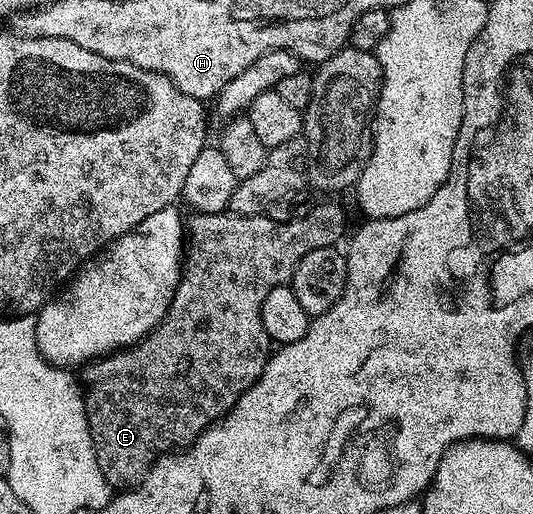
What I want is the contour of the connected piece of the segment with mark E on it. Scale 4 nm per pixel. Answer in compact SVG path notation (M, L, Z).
M319 201L313 208L308 212L308 216L300 216L296 220L288 220L287 222L277 222L276 220L272 220L271 218L266 217L265 214L235 214L233 212L223 212L221 214L200 214L195 213L193 215L194 219L189 219L188 222L188 241L184 246L184 261L182 263L182 279L178 282L178 287L176 288L176 292L172 296L172 300L168 304L168 308L166 309L166 314L163 316L158 322L158 326L150 331L149 334L146 335L145 338L140 342L134 343L133 346L128 346L120 350L114 351L113 354L103 354L83 365L81 367L82 370L82 378L80 374L80 382L84 387L84 413L86 419L88 420L88 428L90 429L90 435L92 436L92 444L96 448L96 460L100 464L100 472L104 472L104 480L108 480L108 484L112 488L129 488L131 486L138 485L140 479L145 475L146 471L150 469L151 466L154 465L155 462L158 461L159 458L164 454L168 454L171 452L177 452L187 446L190 445L191 442L195 442L197 438L203 434L203 432L209 428L209 426L213 426L215 422L218 421L219 418L225 416L225 414L230 411L234 405L236 404L236 400L240 400L240 396L242 393L248 388L252 388L252 384L254 381L258 379L258 377L264 372L264 368L266 367L266 362L270 359L272 353L272 343L270 337L268 336L268 332L264 332L264 320L262 319L262 305L264 304L264 296L268 296L268 292L272 292L272 288L276 288L277 286L287 285L293 279L294 273L296 272L296 268L300 264L300 260L304 260L304 256L308 256L308 252L312 252L316 248L324 248L325 246L338 246L341 243L342 233L343 238L347 233L346 230L346 214L341 210L340 207L337 206L334 202L322 202Z

